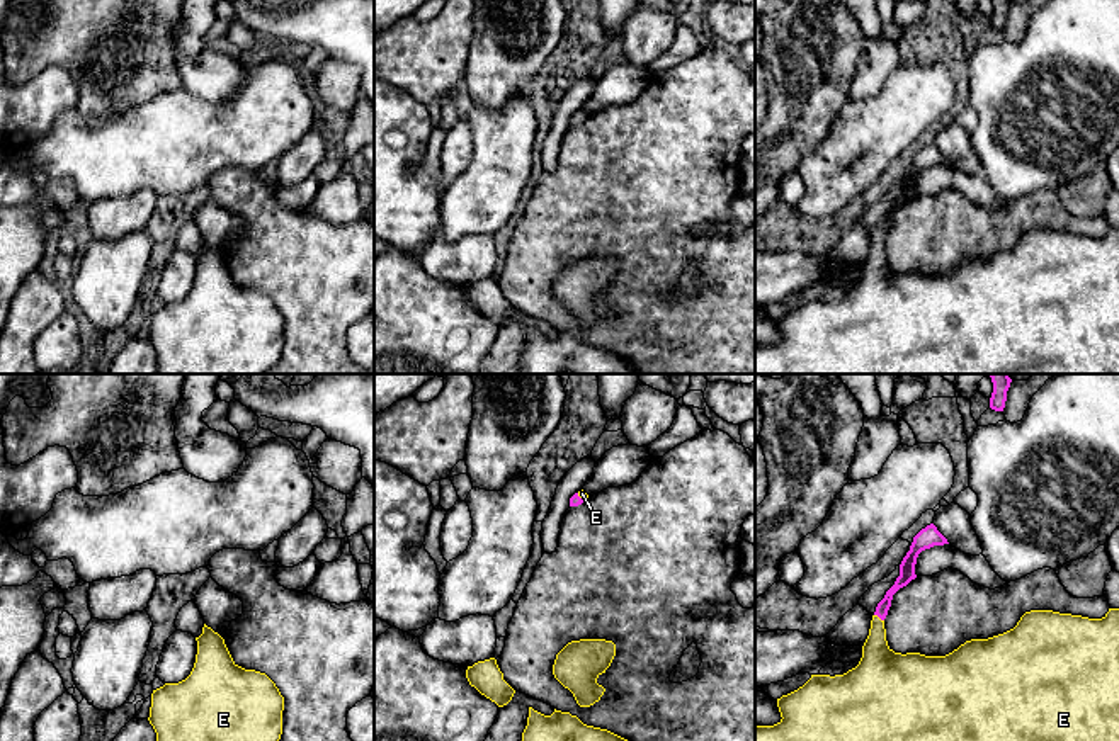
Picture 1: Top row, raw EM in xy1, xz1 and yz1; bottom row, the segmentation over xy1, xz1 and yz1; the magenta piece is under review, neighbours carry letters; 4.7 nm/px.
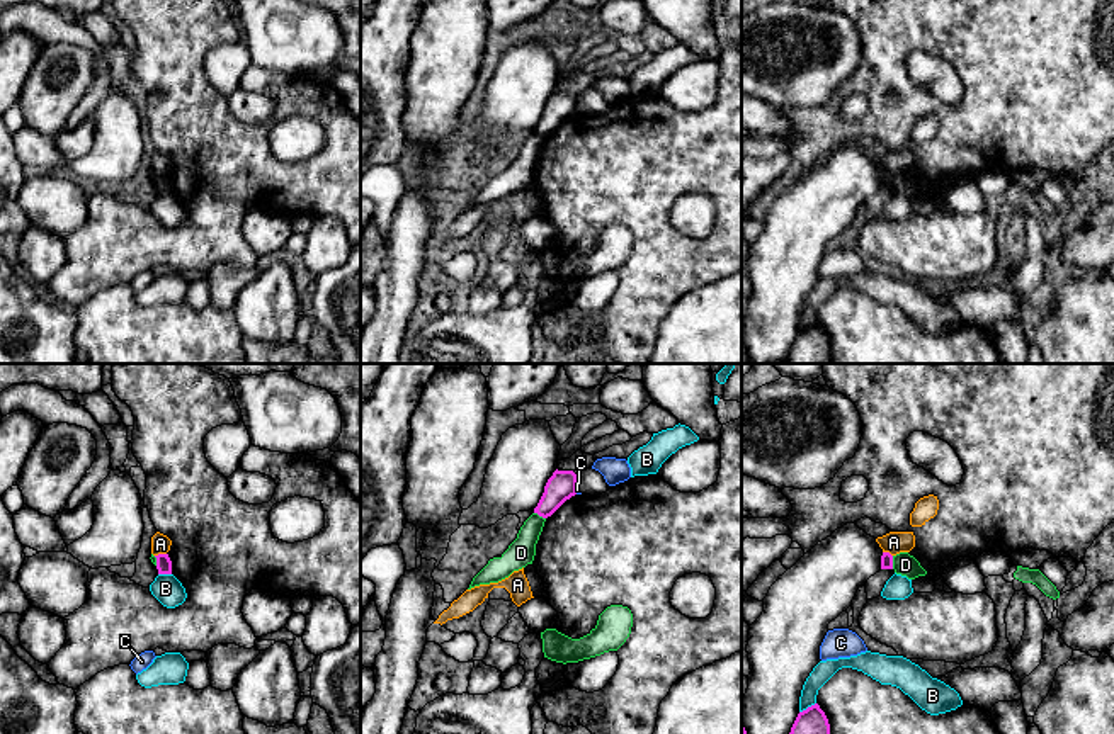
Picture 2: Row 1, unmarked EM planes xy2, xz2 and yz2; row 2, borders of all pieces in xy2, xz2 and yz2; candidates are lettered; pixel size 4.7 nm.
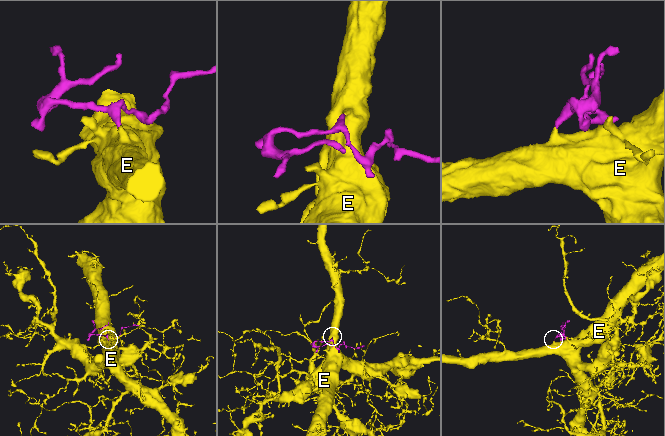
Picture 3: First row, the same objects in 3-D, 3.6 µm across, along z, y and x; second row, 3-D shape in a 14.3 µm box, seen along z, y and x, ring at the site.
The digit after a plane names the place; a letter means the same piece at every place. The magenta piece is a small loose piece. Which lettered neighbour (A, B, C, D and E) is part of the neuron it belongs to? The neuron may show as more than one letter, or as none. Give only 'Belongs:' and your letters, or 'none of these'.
Belongs: E

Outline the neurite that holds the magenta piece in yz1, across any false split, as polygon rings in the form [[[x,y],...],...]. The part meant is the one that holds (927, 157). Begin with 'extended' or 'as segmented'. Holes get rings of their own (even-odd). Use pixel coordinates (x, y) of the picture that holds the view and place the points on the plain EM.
extended | [[[934,143],[922,148],[900,184],[900,195],[878,223],[859,284],[844,294],[811,294],[798,309],[777,318],[781,340],[755,345],[755,374],[1119,374],[1119,228],[1109,228],[1102,238],[1059,233],[1053,229],[1025,231],[1017,245],[988,258],[971,258],[946,275],[895,272],[886,260],[884,238],[893,214],[917,197],[915,184],[922,170],[949,163]]]

